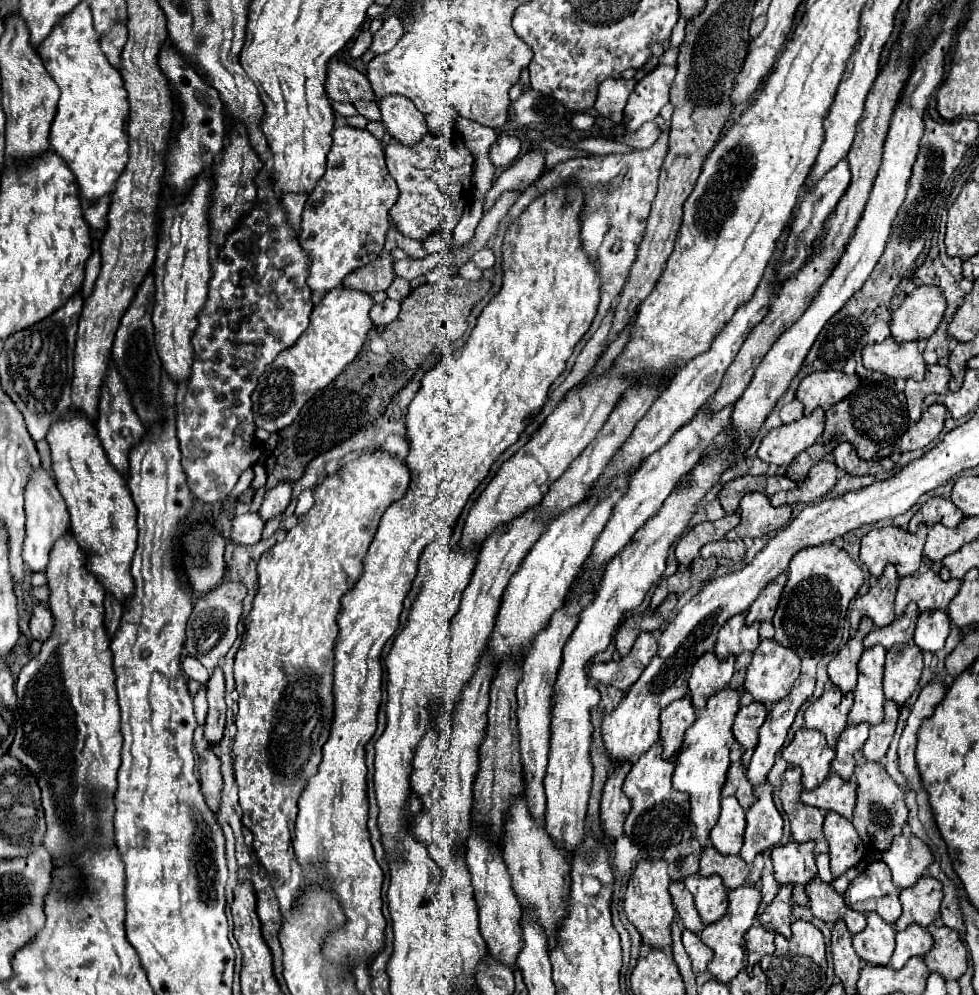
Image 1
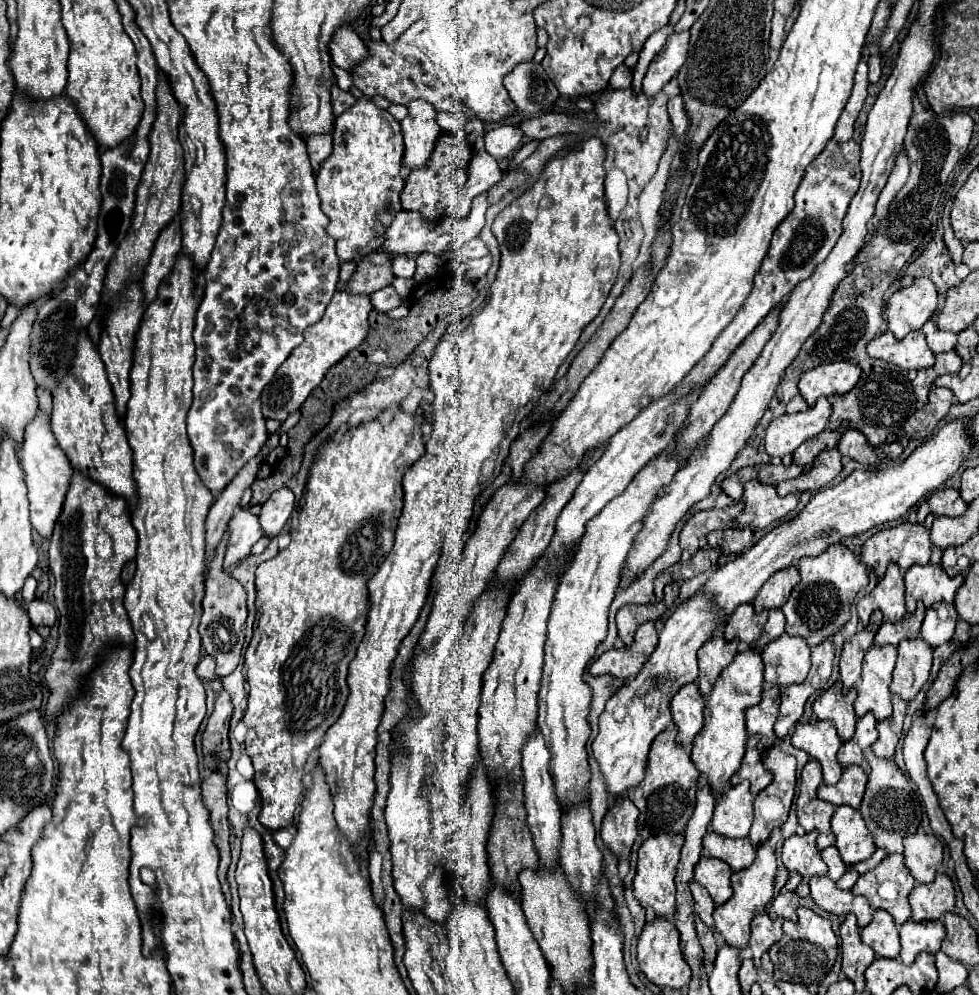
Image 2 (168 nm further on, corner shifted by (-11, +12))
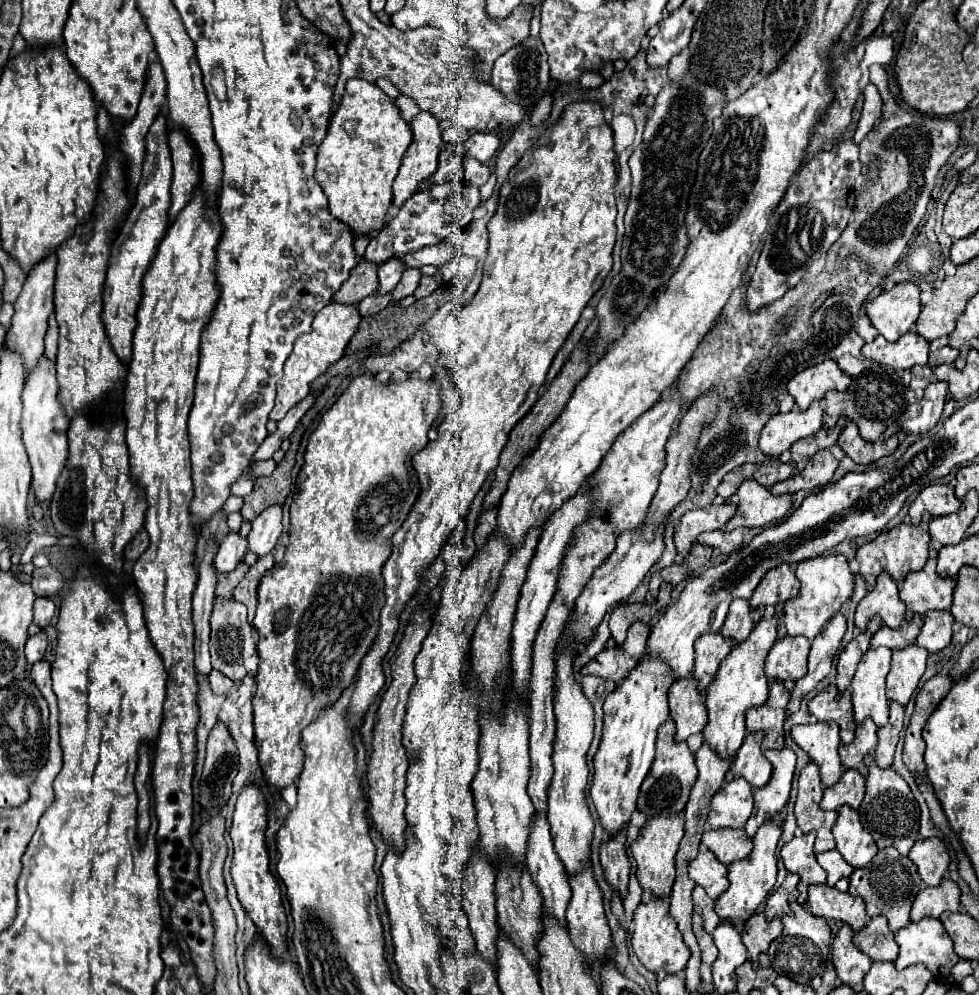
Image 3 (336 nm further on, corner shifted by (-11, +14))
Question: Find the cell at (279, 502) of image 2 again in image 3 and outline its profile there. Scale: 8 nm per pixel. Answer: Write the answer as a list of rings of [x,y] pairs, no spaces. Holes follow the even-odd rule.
[[[273,504],[253,522],[251,532],[247,536],[249,550],[261,558],[275,548],[279,536],[281,536],[281,506]]]

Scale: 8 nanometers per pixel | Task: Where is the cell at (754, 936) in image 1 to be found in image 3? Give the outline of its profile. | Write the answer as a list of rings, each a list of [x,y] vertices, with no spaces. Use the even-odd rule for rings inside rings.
[[[753,914],[745,922],[745,928],[743,928],[741,936],[743,936],[743,944],[749,950],[749,962],[757,964],[757,956],[761,952],[767,952],[771,940],[773,940],[765,914]]]

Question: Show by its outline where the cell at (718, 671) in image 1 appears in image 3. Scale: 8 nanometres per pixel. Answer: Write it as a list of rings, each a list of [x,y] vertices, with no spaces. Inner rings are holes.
[[[703,634],[701,638],[697,638],[697,646],[695,646],[695,668],[693,668],[693,676],[699,682],[699,690],[705,692],[707,686],[711,684],[711,680],[715,678],[721,660],[731,652],[733,642],[723,638],[721,634]]]

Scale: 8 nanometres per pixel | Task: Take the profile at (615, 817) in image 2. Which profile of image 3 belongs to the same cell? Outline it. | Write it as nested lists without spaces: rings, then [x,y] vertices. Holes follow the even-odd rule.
[[[627,830],[617,834],[617,838],[613,840],[609,838],[601,846],[601,866],[605,872],[605,880],[621,898],[625,898],[627,894],[629,872],[631,872],[631,864],[625,854],[625,836],[627,836]]]

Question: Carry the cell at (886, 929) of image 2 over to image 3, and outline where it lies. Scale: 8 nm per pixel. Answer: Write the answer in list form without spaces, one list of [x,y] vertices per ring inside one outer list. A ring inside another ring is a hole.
[[[873,916],[863,930],[853,936],[855,946],[865,952],[873,962],[895,962],[899,946],[893,938],[893,932],[887,926],[885,916]]]

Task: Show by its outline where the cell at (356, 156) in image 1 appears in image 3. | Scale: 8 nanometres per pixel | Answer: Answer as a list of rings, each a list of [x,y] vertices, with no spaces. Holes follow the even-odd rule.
[[[357,78],[347,82],[329,132],[319,146],[315,178],[329,198],[331,214],[349,224],[355,236],[371,236],[385,226],[385,214],[393,200],[391,184],[411,140],[413,132],[401,118],[395,100],[377,84]]]

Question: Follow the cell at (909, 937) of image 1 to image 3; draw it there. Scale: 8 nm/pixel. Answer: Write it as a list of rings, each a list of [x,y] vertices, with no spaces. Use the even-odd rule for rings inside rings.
[[[935,918],[911,922],[895,934],[895,940],[899,944],[899,956],[895,960],[897,970],[921,962],[935,978],[949,978],[951,968],[959,962],[949,934]]]

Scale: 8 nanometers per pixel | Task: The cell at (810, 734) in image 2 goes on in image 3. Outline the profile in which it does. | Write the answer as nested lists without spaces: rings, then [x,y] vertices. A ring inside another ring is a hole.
[[[815,722],[807,726],[793,726],[791,738],[819,766],[821,782],[825,788],[833,786],[841,778],[843,764],[837,754],[841,740],[839,740],[839,726],[835,722]]]

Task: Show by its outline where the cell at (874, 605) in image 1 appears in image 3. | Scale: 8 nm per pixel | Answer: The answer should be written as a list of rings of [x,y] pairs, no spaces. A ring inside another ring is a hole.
[[[885,572],[877,578],[875,588],[859,602],[855,610],[855,626],[859,630],[865,630],[867,622],[873,616],[881,616],[883,624],[887,624],[889,628],[901,626],[905,618],[905,606],[901,604],[897,584]]]

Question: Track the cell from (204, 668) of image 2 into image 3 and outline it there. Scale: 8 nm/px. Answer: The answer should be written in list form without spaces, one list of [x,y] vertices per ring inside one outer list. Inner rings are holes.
[[[217,670],[211,672],[209,684],[211,684],[211,690],[213,690],[217,696],[223,696],[223,694],[227,694],[229,690],[233,690],[233,682],[231,682],[227,676],[219,674]]]

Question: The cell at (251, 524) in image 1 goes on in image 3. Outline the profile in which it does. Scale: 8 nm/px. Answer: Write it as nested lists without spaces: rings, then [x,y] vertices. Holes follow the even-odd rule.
[[[229,532],[215,554],[215,560],[213,560],[215,570],[217,572],[235,570],[235,566],[243,560],[245,552],[247,552],[247,540],[235,532]]]

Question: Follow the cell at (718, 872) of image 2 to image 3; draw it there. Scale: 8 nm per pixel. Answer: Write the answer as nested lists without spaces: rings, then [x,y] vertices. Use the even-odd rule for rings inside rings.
[[[711,850],[699,852],[695,860],[689,862],[689,878],[703,886],[705,892],[715,900],[721,892],[727,890],[727,866],[721,864]]]

